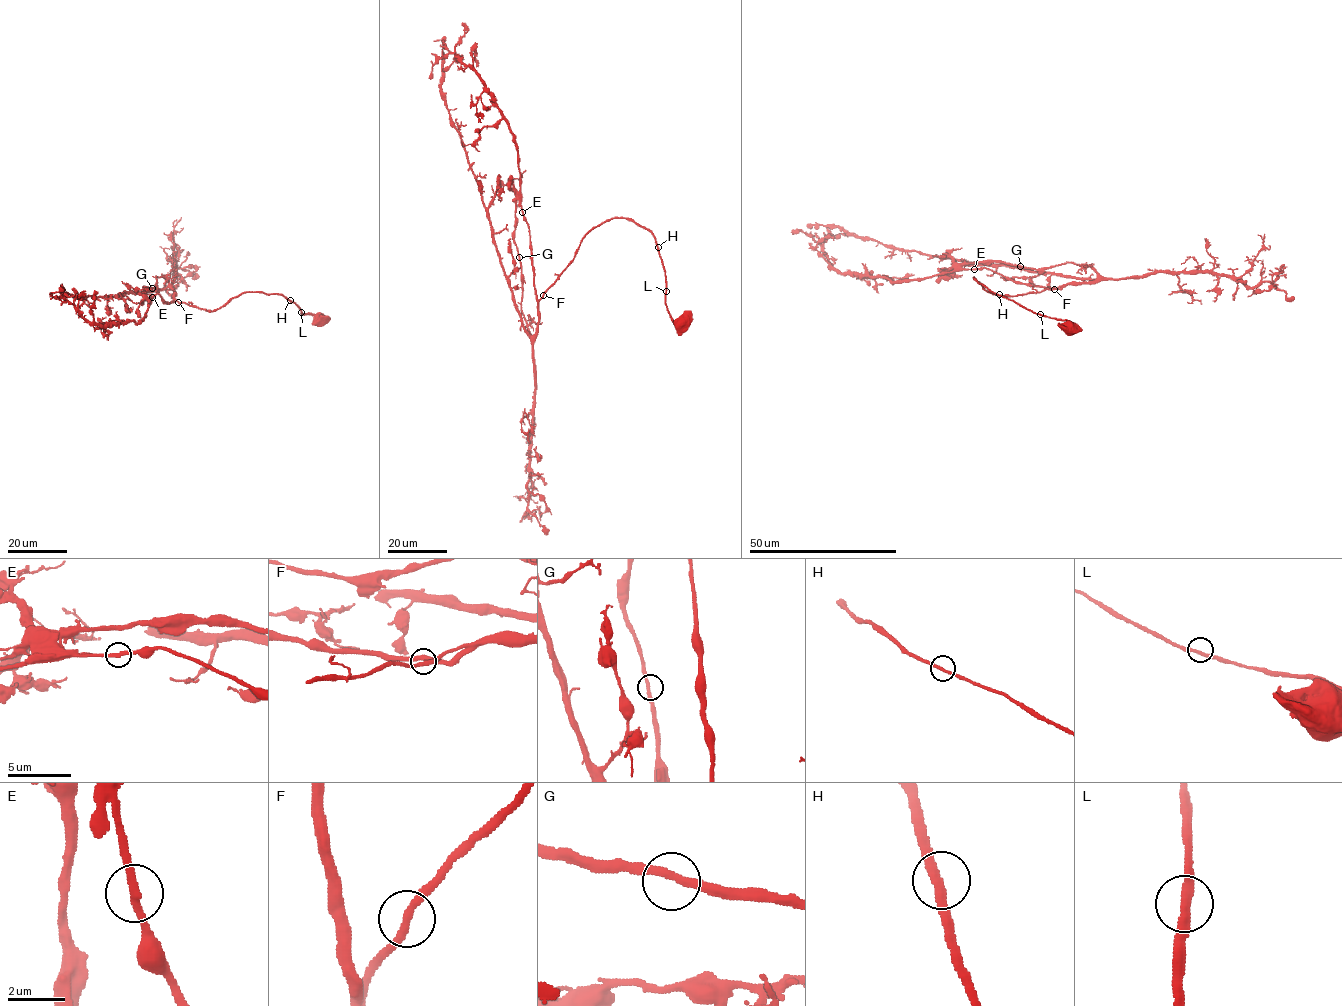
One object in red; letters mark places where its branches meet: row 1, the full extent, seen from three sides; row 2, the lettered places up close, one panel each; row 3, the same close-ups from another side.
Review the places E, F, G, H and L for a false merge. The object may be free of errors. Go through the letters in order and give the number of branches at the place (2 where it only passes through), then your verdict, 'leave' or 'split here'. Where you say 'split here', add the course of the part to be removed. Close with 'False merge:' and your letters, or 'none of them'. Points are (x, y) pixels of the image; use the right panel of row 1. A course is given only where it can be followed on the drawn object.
E: 2 branches meet; leave
F: 2 branches meet; leave
G: 2 branches meet; leave
H: 2 branches meet; leave
L: 2 branches meet; leave
False merge: none of them

